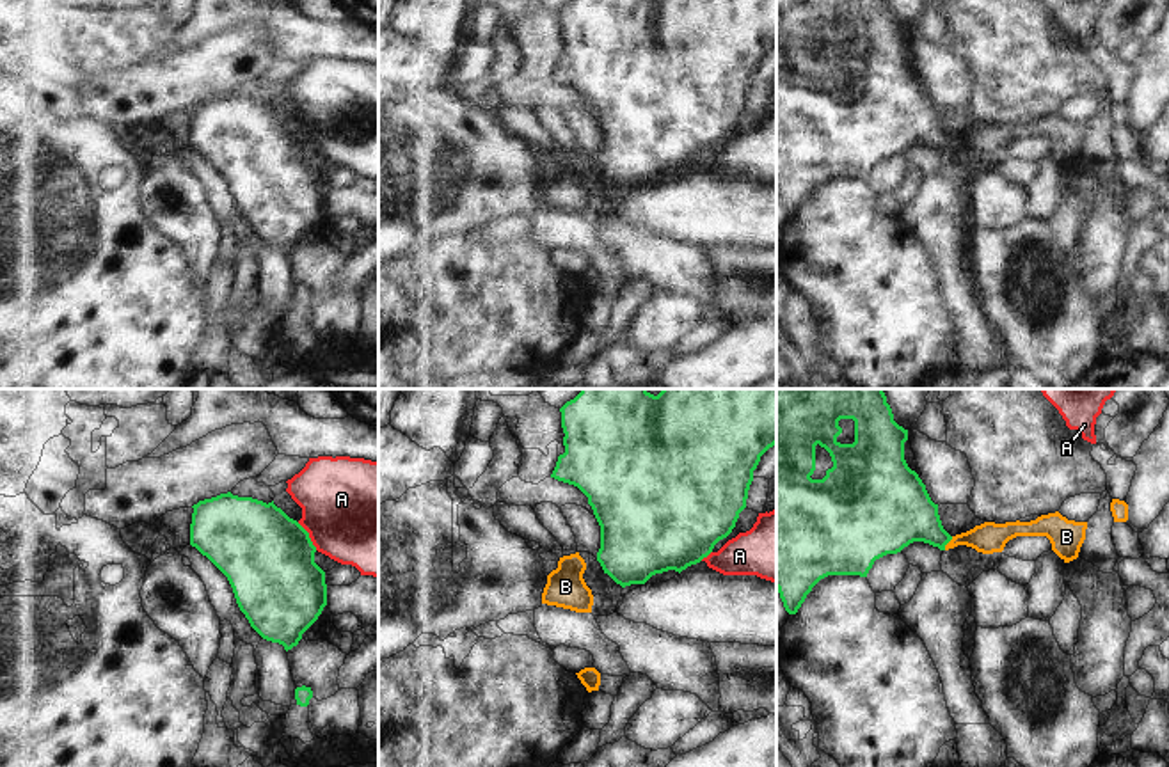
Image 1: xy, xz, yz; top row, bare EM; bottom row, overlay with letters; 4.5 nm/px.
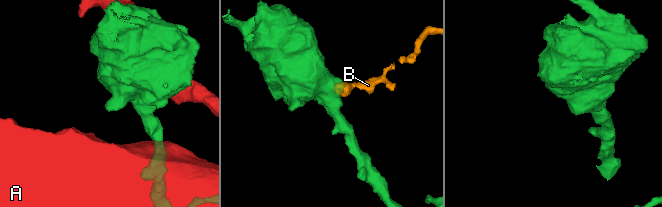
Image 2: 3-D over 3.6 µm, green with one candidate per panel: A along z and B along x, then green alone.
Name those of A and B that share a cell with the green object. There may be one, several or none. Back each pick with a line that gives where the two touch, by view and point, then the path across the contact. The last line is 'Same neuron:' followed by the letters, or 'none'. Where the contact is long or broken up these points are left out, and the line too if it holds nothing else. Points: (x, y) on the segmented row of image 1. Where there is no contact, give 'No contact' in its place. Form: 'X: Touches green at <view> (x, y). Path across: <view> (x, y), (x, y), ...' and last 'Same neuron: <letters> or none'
Same neuron: none.

